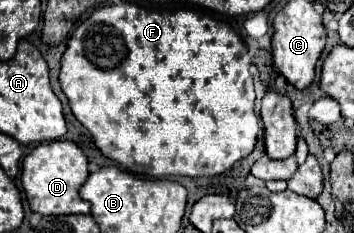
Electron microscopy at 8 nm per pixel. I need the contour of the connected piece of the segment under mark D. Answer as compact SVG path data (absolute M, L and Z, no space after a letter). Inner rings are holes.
M55 140L39 144L31 154L25 156L21 168L21 184L27 202L33 212L41 216L63 216L63 214L89 214L89 202L79 196L81 184L87 180L87 158L83 150L69 140Z

